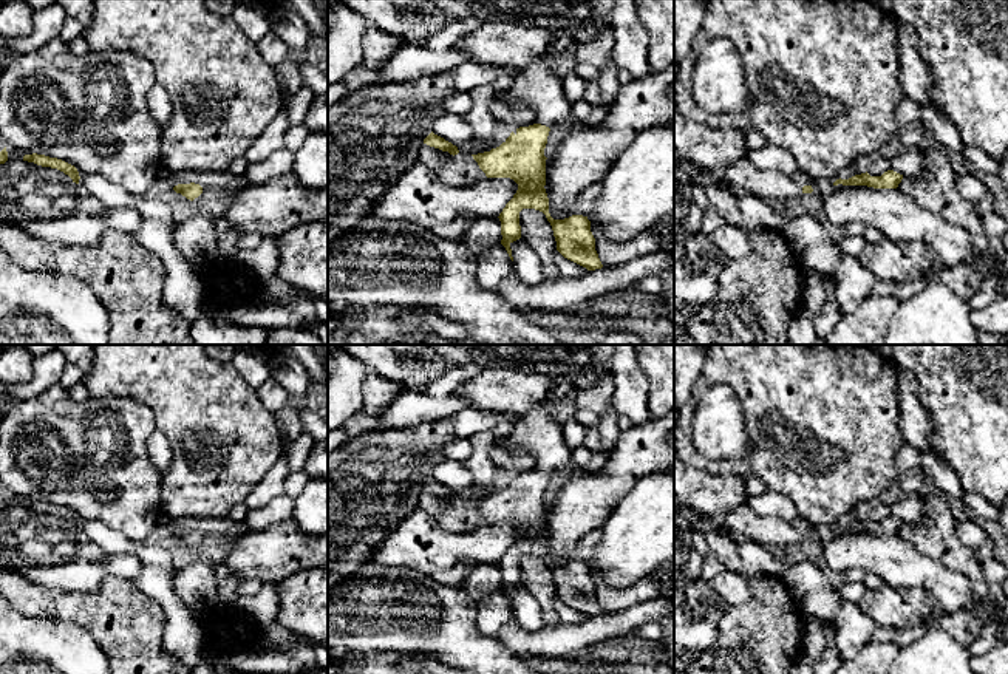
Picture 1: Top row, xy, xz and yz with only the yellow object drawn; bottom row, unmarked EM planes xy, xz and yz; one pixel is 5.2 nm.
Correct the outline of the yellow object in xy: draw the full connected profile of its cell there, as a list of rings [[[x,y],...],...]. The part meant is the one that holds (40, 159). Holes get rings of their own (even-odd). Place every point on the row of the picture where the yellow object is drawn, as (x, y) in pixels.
[[[32,153],[32,155],[25,155],[23,161],[34,162],[42,167],[57,168],[63,172],[65,175],[68,175],[73,179],[73,182],[79,184],[80,176],[79,176],[77,168],[62,159]]]

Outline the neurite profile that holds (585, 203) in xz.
[[[601,182],[589,186],[575,201],[574,215],[587,216],[601,192]]]

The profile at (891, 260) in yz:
[[[884,237],[867,243],[858,260],[878,280],[909,281],[925,277],[938,264],[938,254],[921,241],[894,241]]]

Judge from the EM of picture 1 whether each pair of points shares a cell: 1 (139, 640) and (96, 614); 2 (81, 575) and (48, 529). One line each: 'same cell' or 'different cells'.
1: same cell
2: same cell

